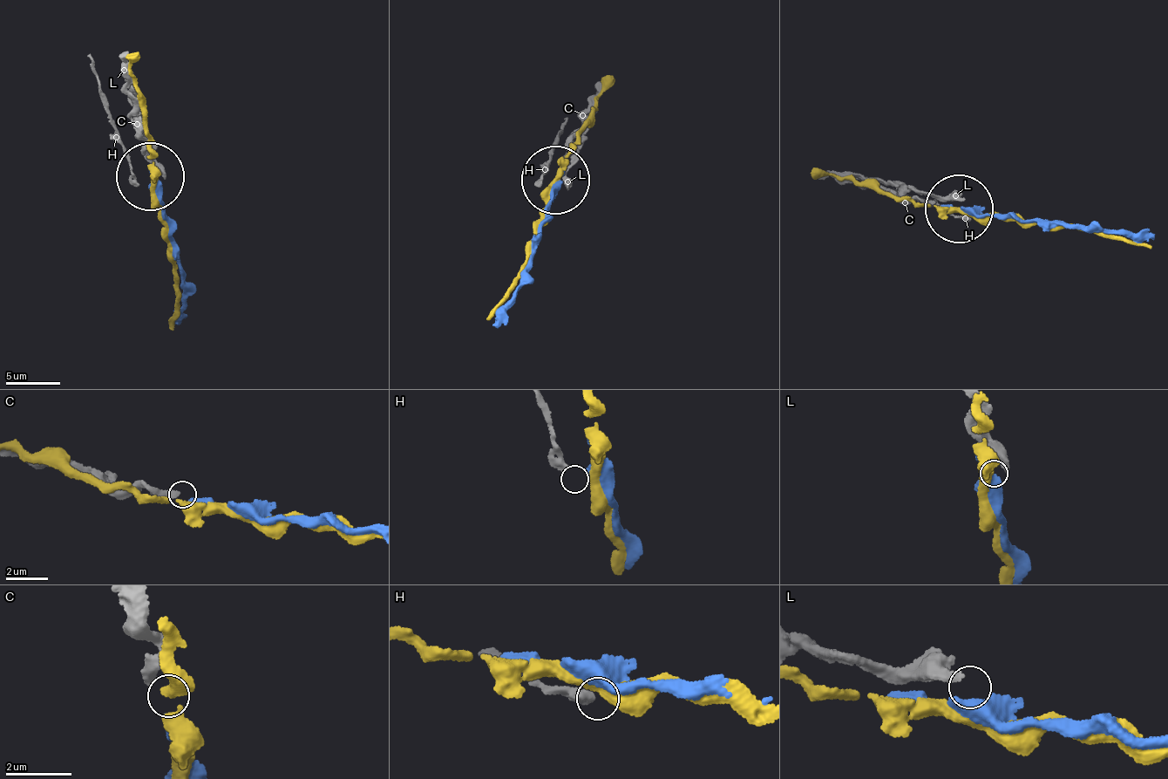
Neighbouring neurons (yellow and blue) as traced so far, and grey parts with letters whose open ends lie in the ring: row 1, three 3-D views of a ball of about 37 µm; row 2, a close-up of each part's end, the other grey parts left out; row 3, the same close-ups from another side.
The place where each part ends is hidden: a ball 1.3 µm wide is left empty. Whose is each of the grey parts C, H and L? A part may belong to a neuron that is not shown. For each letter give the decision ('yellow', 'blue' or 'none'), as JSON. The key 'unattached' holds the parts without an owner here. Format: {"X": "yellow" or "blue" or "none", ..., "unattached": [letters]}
{"C": "blue", "H": "none", "L": "none", "unattached": ["H", "L"]}

